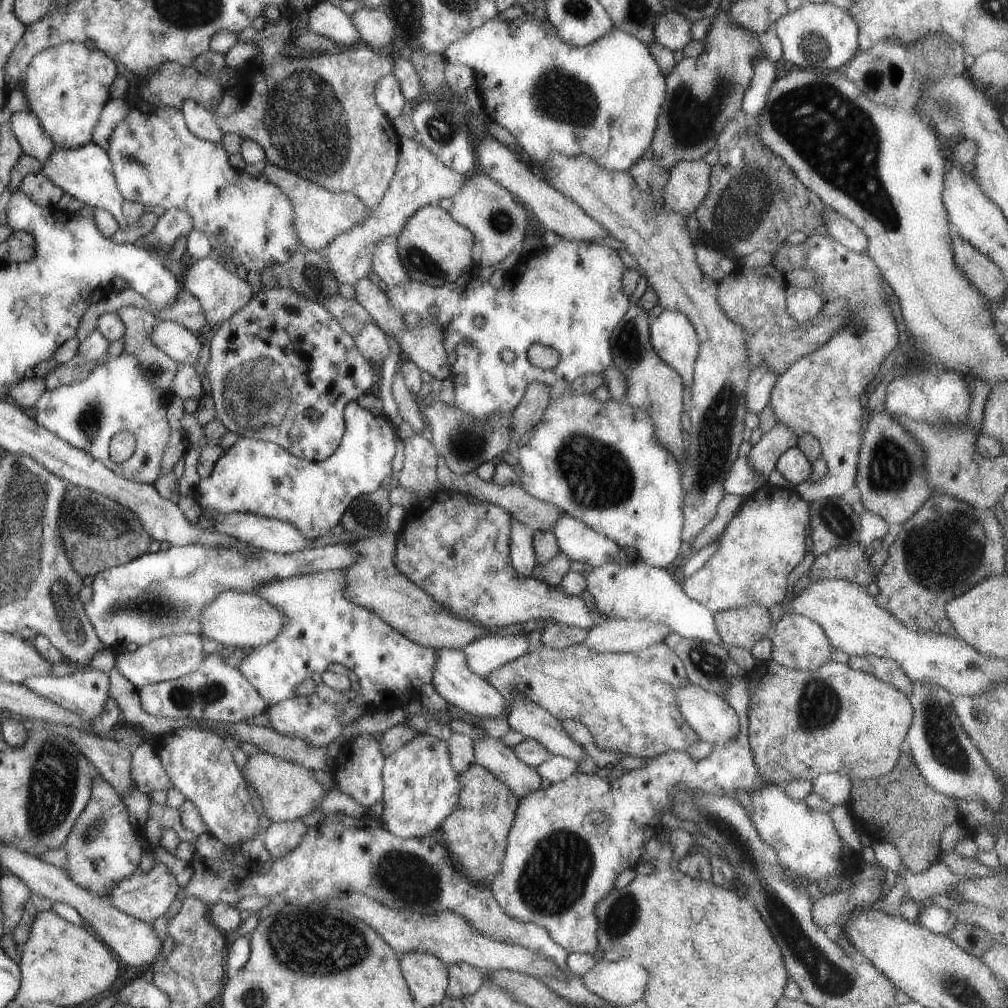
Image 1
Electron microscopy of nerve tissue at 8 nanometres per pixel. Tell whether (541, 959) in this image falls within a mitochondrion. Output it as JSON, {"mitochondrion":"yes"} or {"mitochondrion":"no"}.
{"mitochondrion":"no"}

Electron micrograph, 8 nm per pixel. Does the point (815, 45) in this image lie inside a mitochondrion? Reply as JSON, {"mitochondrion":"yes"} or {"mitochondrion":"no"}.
{"mitochondrion":"yes"}

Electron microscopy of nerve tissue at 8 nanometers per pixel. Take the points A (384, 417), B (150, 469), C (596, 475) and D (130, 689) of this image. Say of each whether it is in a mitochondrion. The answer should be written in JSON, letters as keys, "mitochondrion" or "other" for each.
{"A":"other","B":"other","C":"mitochondrion","D":"other"}

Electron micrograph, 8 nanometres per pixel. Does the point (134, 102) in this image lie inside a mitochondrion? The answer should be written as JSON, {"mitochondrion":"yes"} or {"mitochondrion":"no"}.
{"mitochondrion":"no"}

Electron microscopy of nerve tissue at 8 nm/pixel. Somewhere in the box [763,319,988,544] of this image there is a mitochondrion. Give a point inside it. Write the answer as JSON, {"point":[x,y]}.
{"point":[890,469]}

